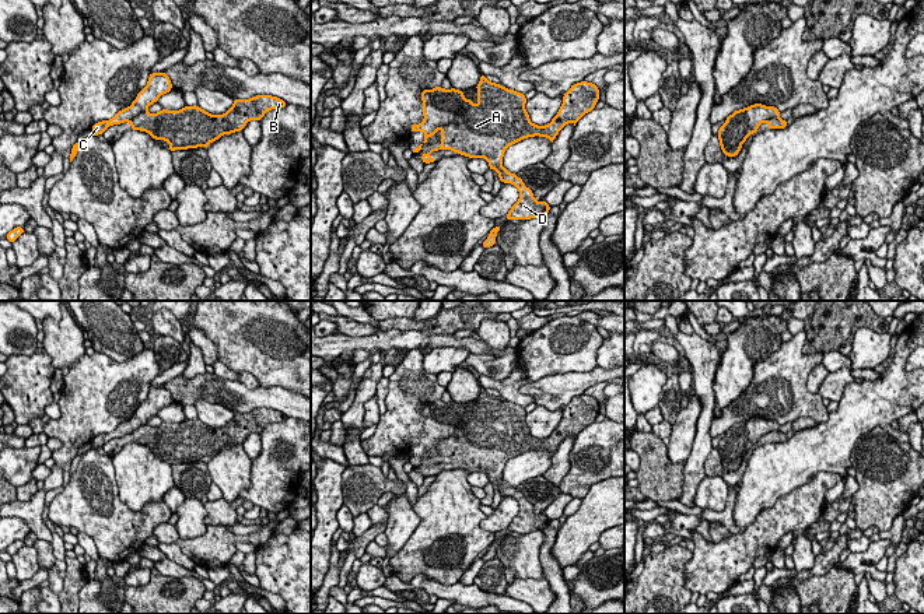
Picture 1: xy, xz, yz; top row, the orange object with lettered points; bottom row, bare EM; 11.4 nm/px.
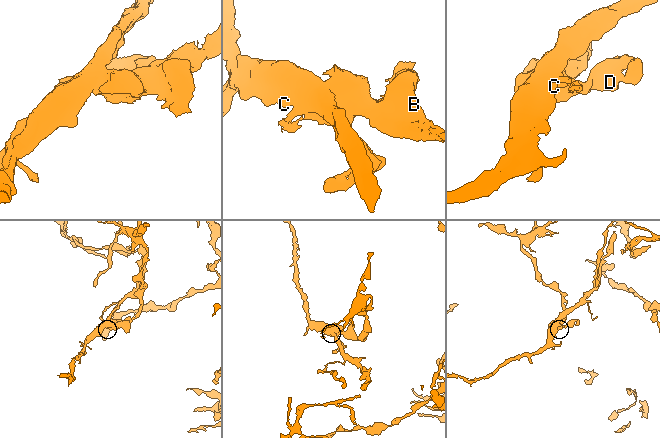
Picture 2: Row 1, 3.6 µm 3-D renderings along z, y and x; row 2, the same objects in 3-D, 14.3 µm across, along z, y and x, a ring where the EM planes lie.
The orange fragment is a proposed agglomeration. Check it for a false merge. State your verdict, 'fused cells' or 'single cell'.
fused cells

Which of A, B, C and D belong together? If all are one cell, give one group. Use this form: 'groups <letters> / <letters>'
groups A B D / C

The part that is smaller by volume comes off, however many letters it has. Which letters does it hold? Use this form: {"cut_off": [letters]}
{"cut_off": ["C"]}

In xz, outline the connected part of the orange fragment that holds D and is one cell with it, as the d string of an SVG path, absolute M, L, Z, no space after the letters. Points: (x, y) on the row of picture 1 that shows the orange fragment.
M484 74L475 88L477 105L463 99L461 113L441 130L441 145L421 154L421 161L435 162L437 158L431 158L430 154L438 150L452 150L469 158L484 158L490 171L496 169L503 183L512 183L519 192L519 200L508 211L507 220L545 217L550 206L543 200L536 201L533 192L522 179L503 166L504 152L510 145L528 137L547 137L553 143L567 123L575 126L585 113L595 109L601 91L592 83L573 84L563 95L563 103L552 122L538 126L529 119L524 94L491 83Z

